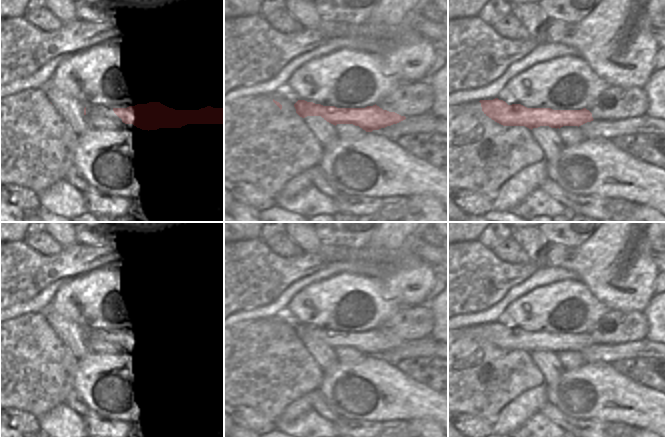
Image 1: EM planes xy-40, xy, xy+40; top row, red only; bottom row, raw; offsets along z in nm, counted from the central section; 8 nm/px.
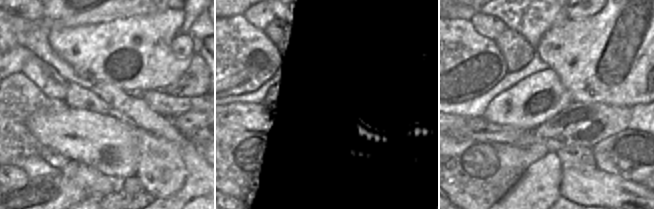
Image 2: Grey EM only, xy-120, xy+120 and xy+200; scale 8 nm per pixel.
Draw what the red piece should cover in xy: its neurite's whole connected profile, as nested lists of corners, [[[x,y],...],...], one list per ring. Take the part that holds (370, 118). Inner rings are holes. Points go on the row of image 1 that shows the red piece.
[[[298,100],[294,107],[296,113],[302,118],[321,116],[335,126],[337,124],[353,124],[366,132],[379,130],[406,119],[405,116],[383,110],[376,104],[365,108],[337,108],[335,106],[323,106],[305,100]]]

